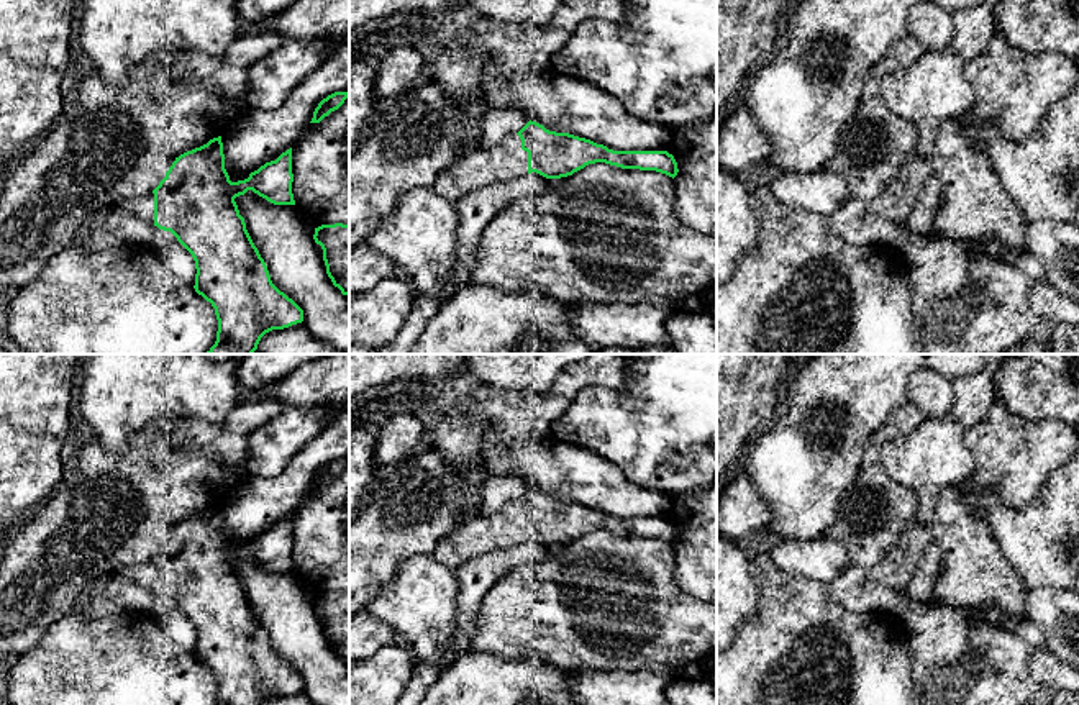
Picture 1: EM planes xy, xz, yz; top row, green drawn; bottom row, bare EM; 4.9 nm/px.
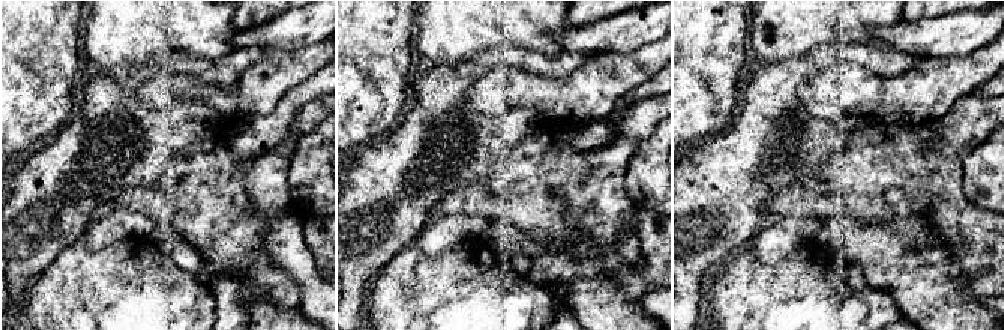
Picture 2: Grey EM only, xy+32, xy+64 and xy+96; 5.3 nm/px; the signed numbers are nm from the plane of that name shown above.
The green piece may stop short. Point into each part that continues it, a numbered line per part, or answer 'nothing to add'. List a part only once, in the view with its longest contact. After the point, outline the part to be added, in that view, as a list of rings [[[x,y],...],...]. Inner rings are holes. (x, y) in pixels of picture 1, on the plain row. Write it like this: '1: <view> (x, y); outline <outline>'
1: xz (481, 535); outline [[[518,502],[507,505],[490,516],[476,516],[441,539],[433,556],[444,566],[456,569],[467,561],[499,549],[528,541],[528,520],[521,516]]]

